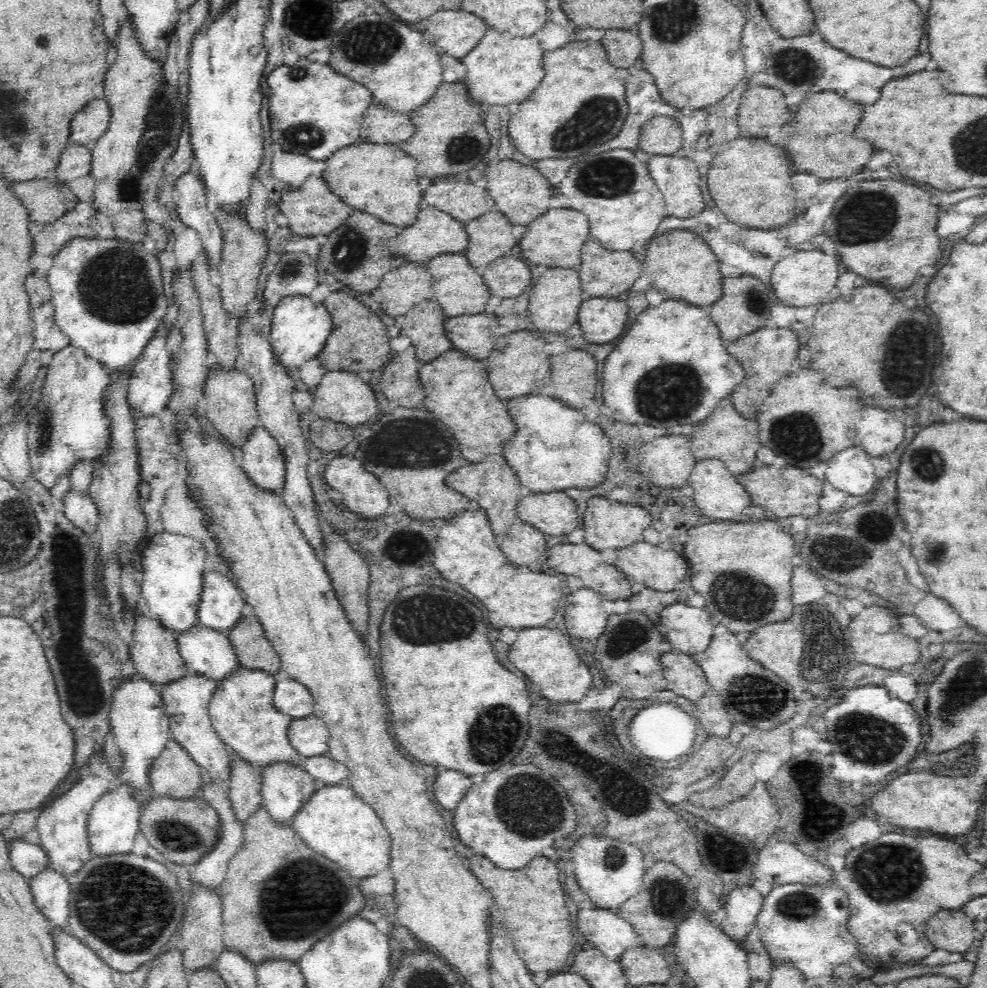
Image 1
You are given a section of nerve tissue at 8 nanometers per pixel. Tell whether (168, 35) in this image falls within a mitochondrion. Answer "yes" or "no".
no

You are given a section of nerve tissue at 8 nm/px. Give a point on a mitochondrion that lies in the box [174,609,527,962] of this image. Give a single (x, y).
(280, 914)

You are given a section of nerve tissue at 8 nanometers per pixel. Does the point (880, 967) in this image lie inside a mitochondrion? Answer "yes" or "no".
no

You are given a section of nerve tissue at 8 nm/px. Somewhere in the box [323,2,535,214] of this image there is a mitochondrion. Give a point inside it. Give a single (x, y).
(372, 43)

